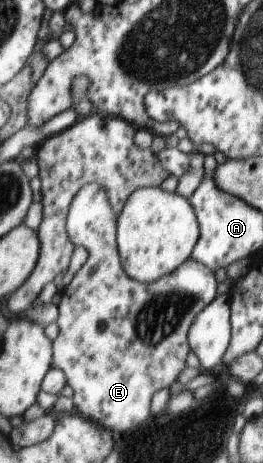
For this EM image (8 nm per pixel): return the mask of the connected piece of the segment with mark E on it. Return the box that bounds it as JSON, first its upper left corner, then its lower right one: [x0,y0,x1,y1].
[51,182,215,432]

